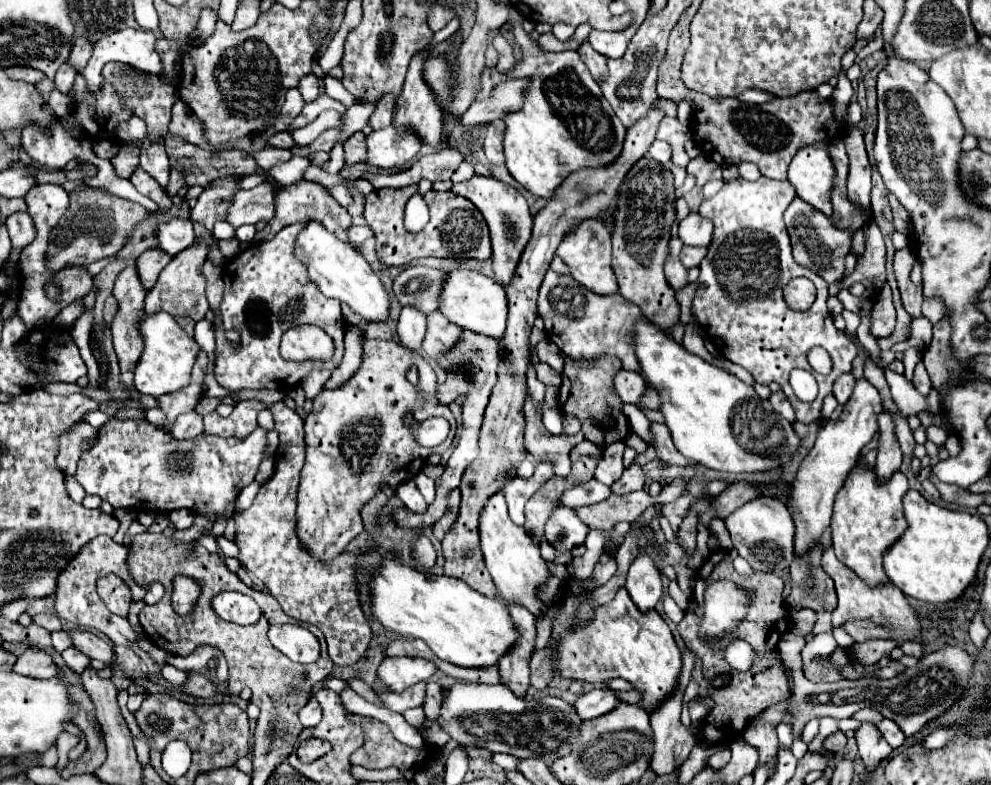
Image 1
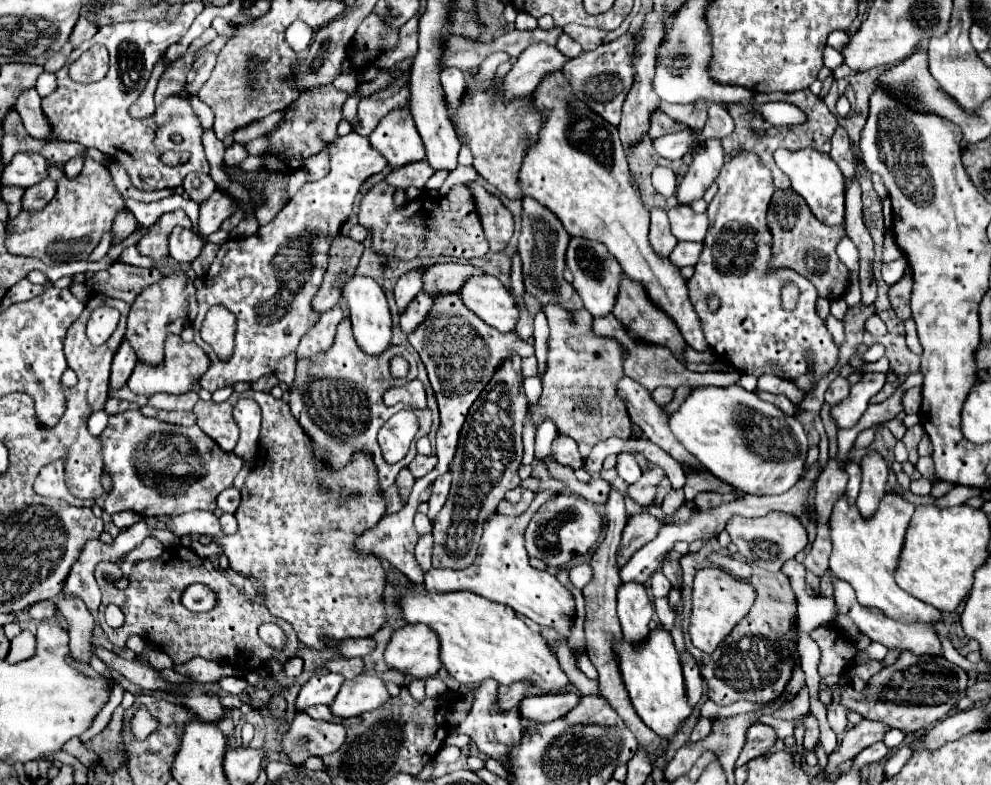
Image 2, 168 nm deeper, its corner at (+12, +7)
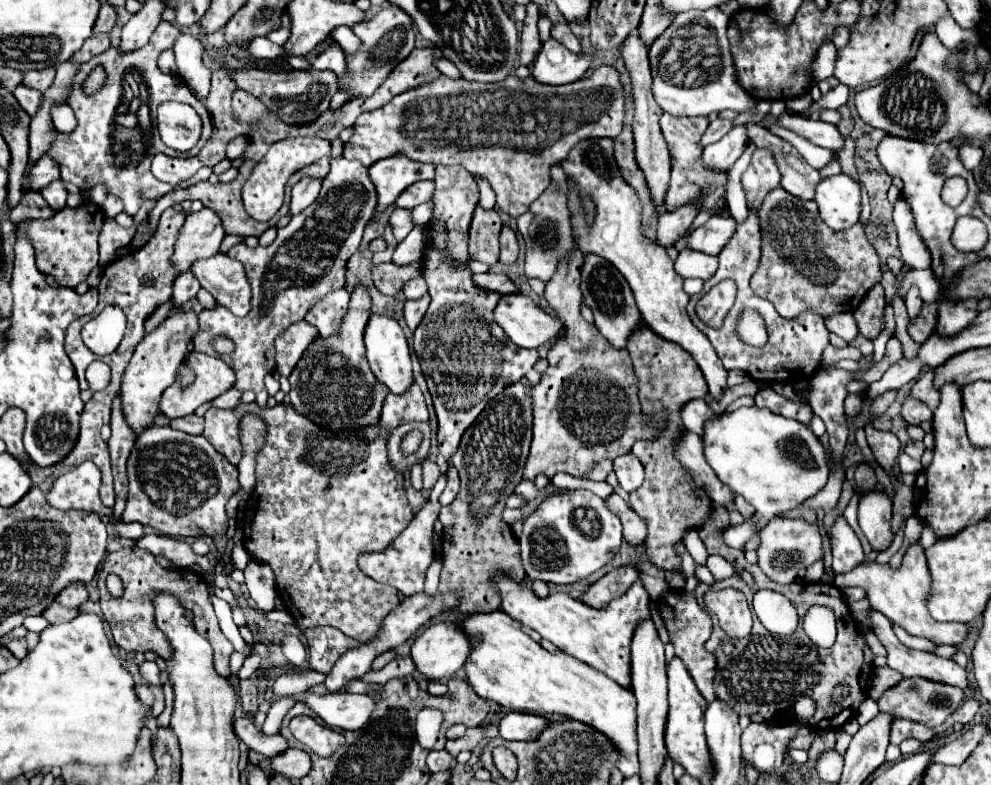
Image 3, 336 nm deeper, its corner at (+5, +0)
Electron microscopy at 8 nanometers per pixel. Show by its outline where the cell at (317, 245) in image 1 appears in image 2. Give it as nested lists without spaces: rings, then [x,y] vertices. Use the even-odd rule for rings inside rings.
[[[350,277],[342,285],[342,295],[350,307],[354,339],[366,355],[382,355],[392,345],[392,317],[382,287],[372,277]]]

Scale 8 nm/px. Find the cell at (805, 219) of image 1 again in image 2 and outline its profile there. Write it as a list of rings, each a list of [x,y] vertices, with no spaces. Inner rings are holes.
[[[786,189],[774,191],[774,197],[770,201],[768,209],[768,229],[772,233],[772,261],[770,269],[794,269],[802,277],[806,277],[820,293],[820,297],[828,301],[836,301],[844,297],[848,283],[850,283],[850,273],[846,265],[836,255],[836,245],[844,237],[844,225],[828,227],[820,223],[806,201],[794,191]]]

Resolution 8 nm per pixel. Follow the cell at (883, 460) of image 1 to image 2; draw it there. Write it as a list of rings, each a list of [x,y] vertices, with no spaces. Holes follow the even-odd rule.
[[[870,453],[862,459],[862,487],[856,501],[862,517],[872,517],[878,509],[878,503],[886,495],[888,467],[878,453]]]

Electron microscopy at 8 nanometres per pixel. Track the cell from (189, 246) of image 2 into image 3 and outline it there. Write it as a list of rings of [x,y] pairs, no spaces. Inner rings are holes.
[[[215,254],[205,260],[195,260],[191,264],[191,272],[221,306],[229,308],[237,316],[245,316],[249,312],[251,288],[245,278],[245,270],[237,260],[231,260],[225,254]]]

